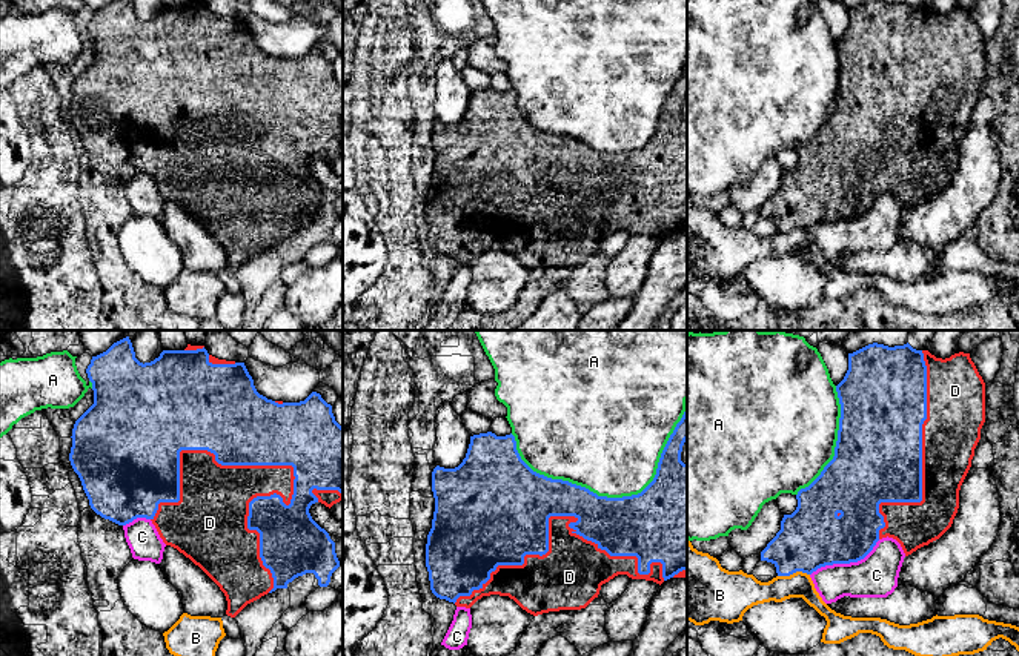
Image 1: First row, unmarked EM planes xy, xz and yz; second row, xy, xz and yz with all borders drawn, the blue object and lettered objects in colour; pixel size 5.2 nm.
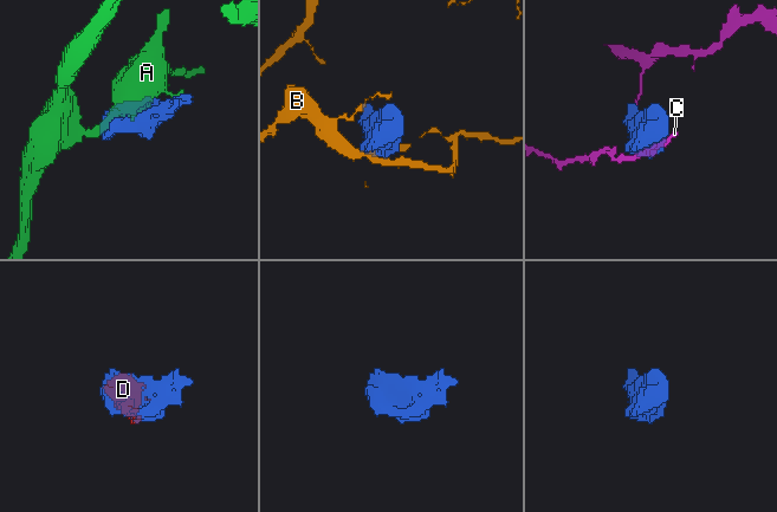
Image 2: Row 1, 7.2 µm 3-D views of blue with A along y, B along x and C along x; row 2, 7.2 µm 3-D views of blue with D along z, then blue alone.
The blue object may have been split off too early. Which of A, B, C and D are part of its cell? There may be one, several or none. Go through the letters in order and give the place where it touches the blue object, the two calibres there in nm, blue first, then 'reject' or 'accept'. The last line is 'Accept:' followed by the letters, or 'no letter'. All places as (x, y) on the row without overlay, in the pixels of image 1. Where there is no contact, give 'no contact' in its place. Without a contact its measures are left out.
A: contact xz (609, 154); calibres 340 and 480 nm; reject
B: contact yz (793, 228); calibres 320 and 150 nm; reject
C: contact yz (846, 218); calibres 320 and 220 nm; reject
D: contact xy (292, 152); calibres 340 and 180 nm; accept
Accept: D

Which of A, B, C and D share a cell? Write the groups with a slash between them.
A / B / C / D

